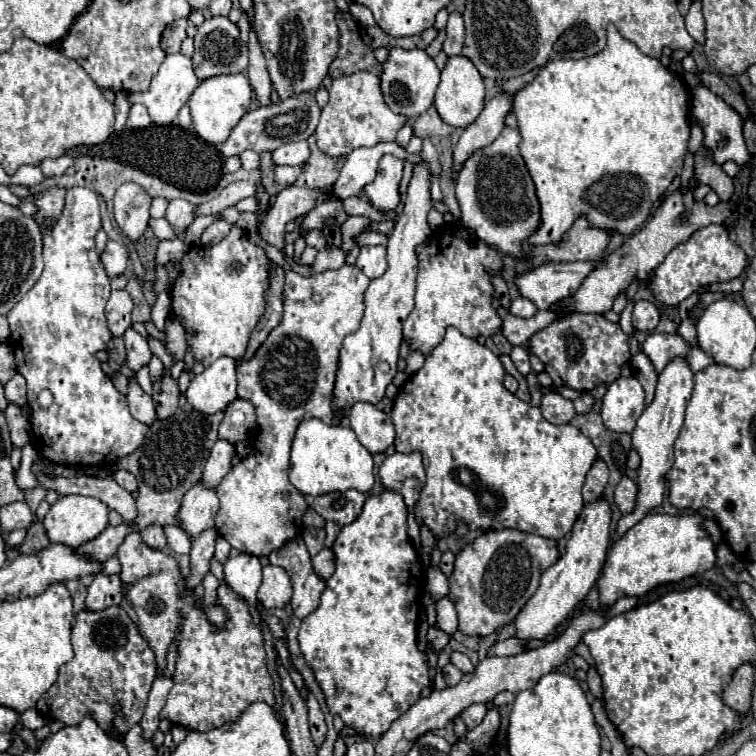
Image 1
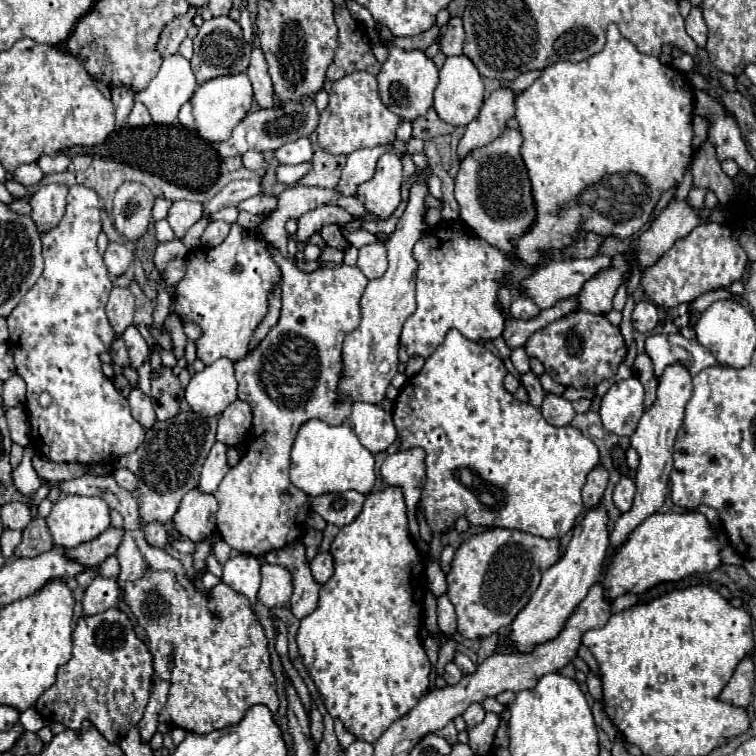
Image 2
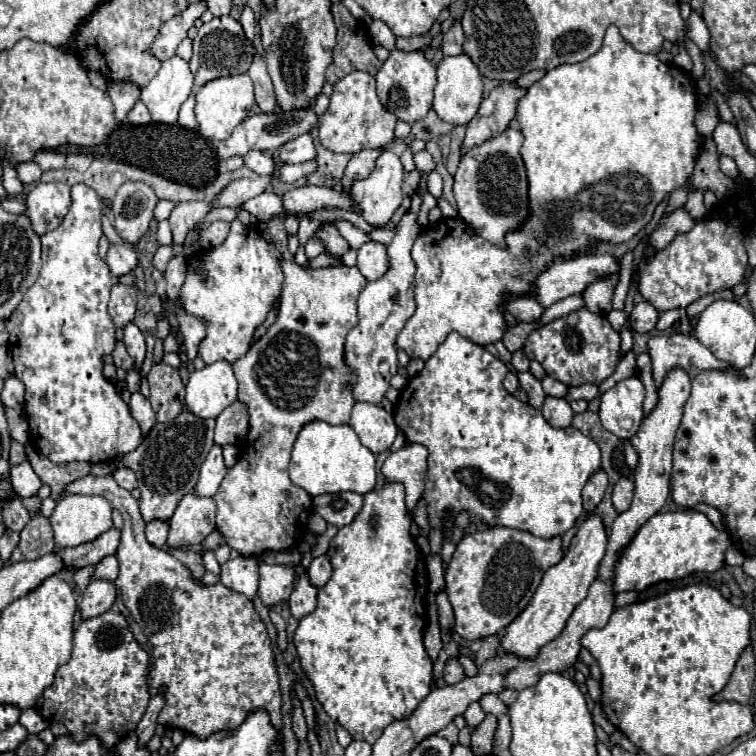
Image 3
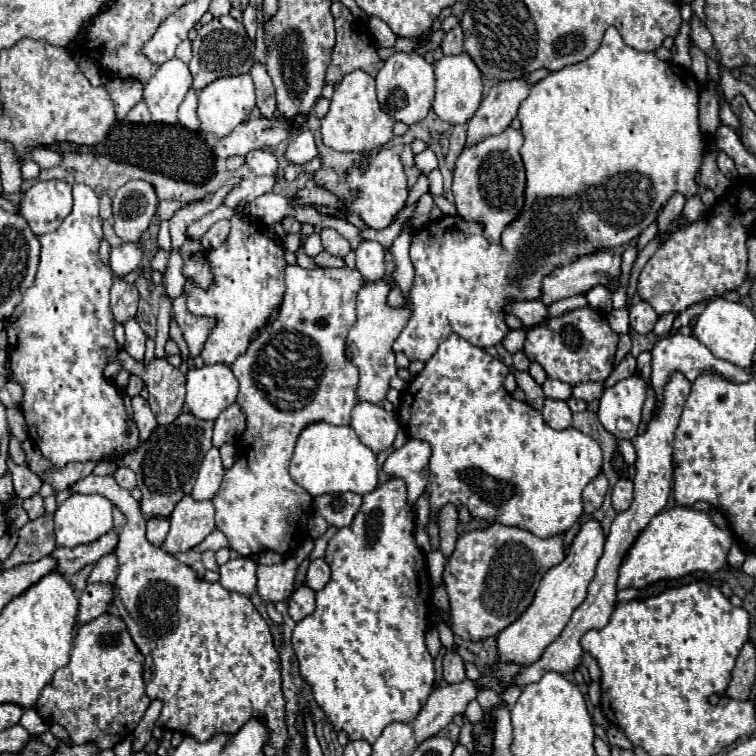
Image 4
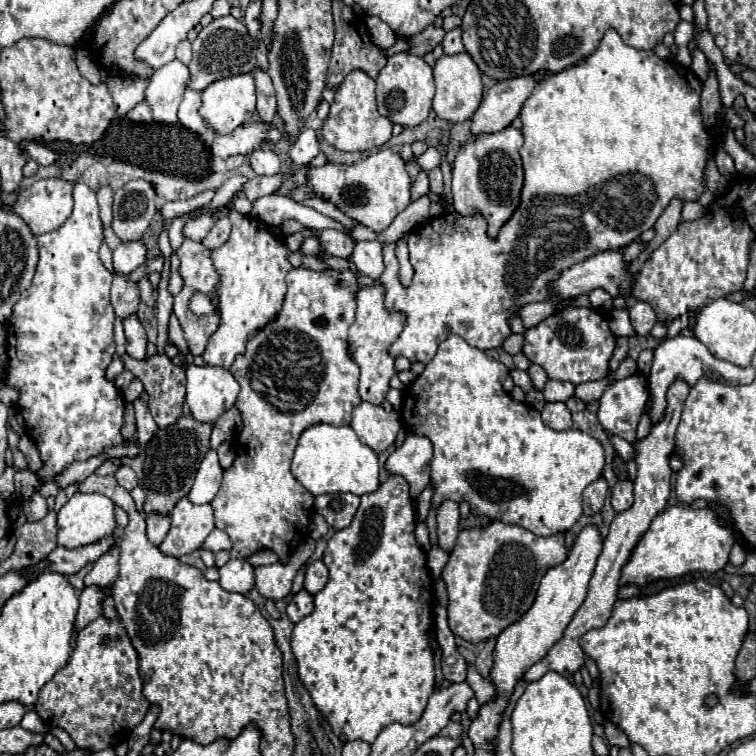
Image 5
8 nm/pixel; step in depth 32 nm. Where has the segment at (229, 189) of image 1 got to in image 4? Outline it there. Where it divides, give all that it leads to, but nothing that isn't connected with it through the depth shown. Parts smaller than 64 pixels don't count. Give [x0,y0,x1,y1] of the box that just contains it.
[224,176,278,208]

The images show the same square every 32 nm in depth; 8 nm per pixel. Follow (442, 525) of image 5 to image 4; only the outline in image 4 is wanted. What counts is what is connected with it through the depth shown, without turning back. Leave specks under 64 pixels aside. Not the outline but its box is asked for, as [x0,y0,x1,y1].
[438,504,458,556]

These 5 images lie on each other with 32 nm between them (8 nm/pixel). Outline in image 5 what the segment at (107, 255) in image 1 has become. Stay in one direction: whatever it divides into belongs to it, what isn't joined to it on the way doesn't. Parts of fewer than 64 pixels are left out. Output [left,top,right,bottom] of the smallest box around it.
[114,240,146,274]

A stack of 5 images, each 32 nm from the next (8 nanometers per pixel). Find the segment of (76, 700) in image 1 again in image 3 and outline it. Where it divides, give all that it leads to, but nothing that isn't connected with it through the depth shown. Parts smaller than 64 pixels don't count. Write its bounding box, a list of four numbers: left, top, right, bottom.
[36,610,150,748]

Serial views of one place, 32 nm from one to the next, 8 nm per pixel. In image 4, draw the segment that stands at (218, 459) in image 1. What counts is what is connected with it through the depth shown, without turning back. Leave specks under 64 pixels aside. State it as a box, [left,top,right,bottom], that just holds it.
[192,448,224,500]

